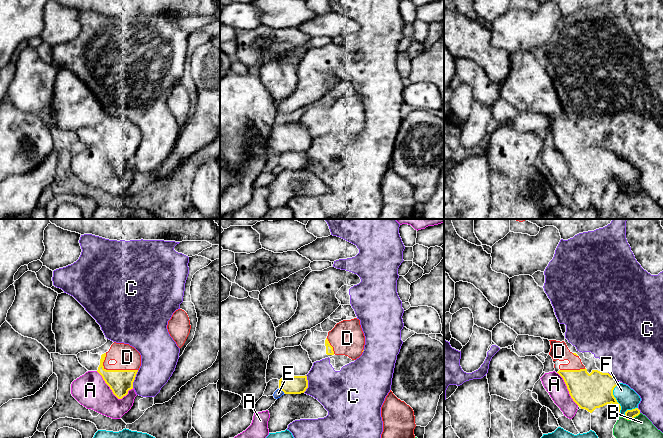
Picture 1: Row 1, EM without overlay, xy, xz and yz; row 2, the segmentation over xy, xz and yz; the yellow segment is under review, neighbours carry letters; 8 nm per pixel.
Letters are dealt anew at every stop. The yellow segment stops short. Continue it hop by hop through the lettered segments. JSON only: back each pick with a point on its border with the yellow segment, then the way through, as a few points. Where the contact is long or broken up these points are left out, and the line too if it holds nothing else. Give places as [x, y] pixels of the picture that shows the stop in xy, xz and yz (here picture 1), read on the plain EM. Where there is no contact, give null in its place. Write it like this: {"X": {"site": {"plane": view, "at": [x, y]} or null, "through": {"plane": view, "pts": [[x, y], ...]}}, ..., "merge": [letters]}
{"D": {"site": {"plane": "xy", "at": [114, 146]}}, "merge": ["D"]}

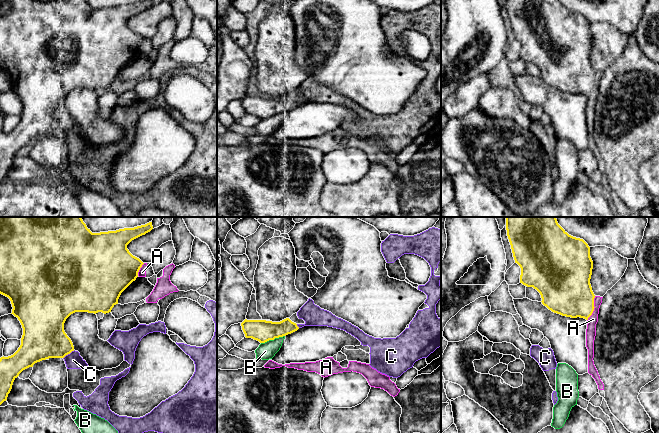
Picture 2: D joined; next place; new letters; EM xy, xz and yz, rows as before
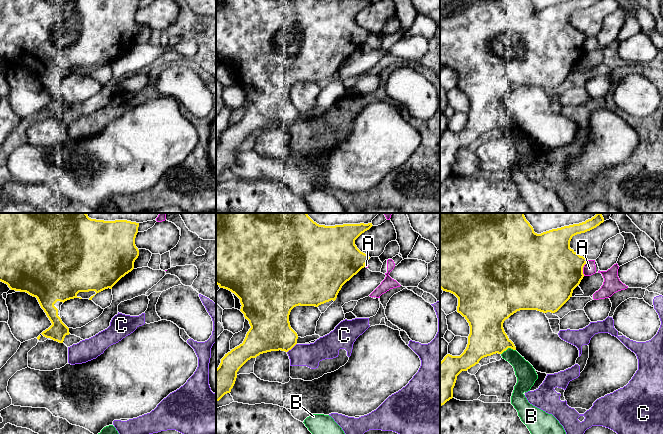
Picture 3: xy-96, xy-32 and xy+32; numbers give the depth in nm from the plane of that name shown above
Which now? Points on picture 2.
{"merge": []}

